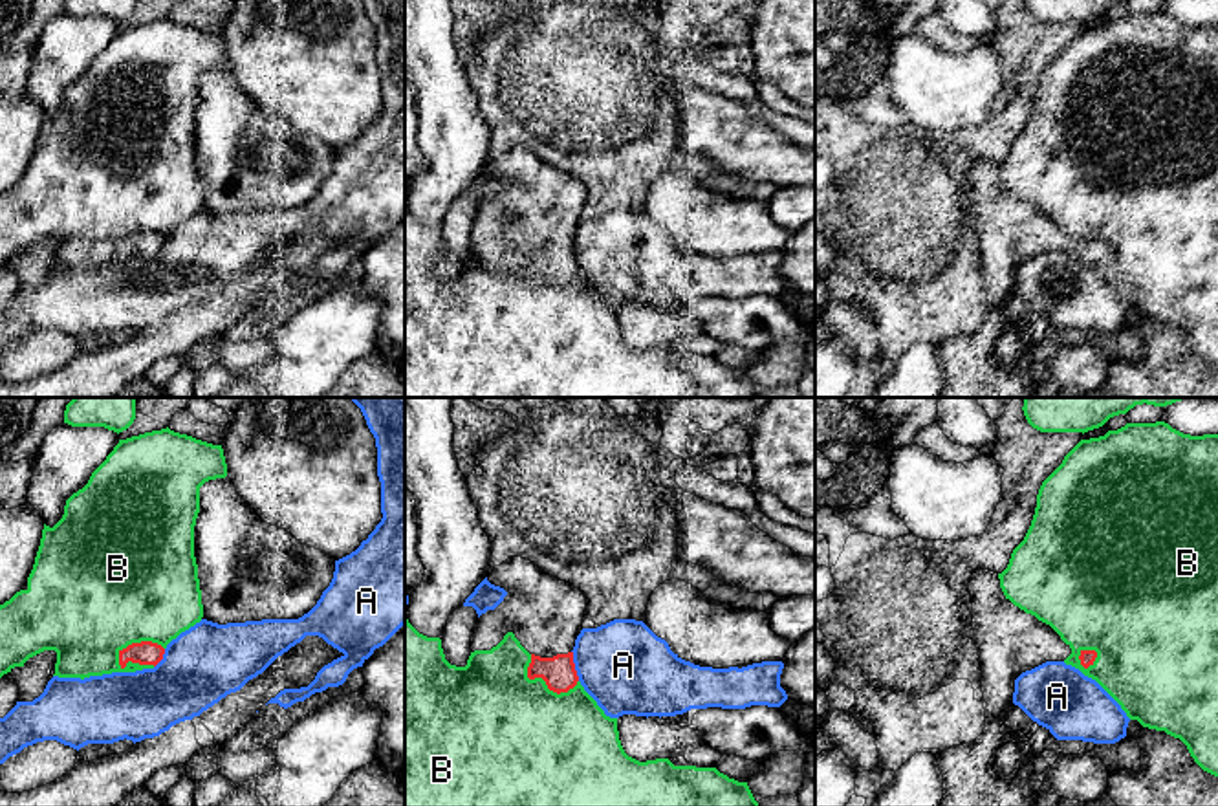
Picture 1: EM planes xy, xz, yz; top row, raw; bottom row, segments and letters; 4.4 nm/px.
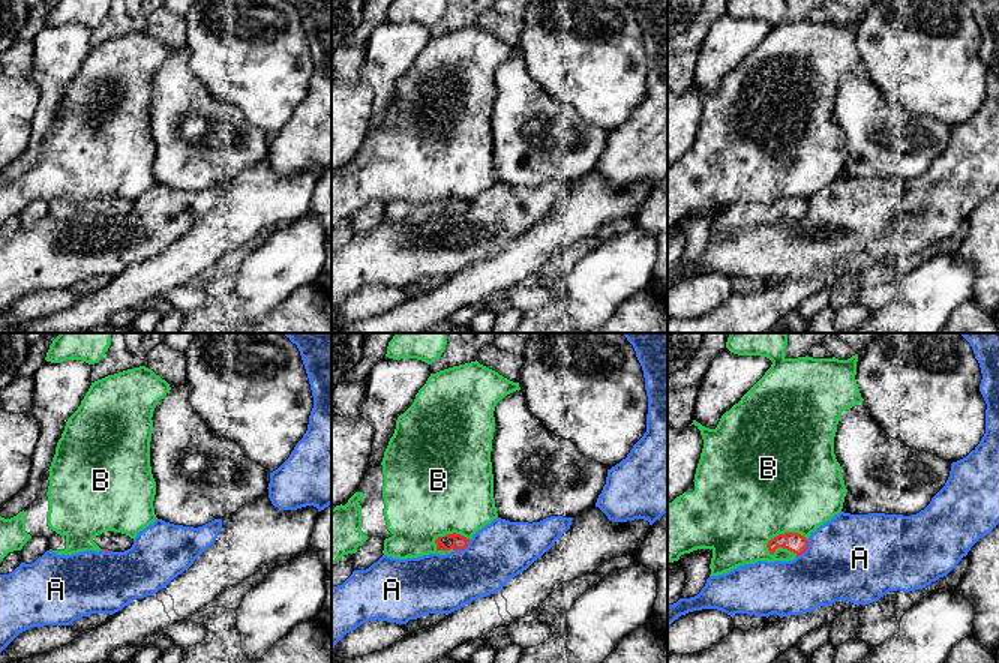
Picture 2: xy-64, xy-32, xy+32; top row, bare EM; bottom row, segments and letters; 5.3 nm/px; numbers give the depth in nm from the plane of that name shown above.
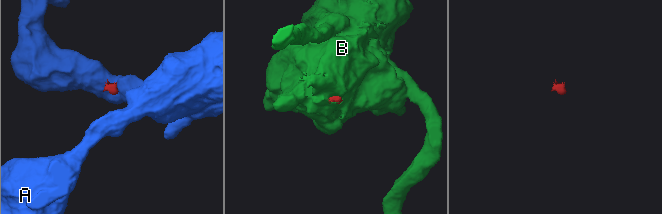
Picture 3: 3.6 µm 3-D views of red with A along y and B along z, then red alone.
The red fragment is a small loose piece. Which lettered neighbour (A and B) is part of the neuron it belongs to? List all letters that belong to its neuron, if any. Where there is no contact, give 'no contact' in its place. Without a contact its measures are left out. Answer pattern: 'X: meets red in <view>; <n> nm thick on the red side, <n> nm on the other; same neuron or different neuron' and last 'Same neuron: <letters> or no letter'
A: meets red in xz; 150 nm thick on the red side, 400 nm on the other; different neuron
B: meets red in xy; 110 nm thick on the red side, 480 nm on the other; different neuron
Same neuron: no letter

